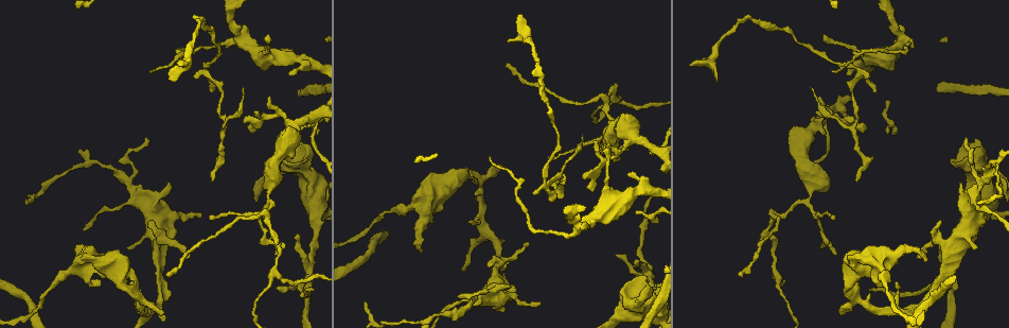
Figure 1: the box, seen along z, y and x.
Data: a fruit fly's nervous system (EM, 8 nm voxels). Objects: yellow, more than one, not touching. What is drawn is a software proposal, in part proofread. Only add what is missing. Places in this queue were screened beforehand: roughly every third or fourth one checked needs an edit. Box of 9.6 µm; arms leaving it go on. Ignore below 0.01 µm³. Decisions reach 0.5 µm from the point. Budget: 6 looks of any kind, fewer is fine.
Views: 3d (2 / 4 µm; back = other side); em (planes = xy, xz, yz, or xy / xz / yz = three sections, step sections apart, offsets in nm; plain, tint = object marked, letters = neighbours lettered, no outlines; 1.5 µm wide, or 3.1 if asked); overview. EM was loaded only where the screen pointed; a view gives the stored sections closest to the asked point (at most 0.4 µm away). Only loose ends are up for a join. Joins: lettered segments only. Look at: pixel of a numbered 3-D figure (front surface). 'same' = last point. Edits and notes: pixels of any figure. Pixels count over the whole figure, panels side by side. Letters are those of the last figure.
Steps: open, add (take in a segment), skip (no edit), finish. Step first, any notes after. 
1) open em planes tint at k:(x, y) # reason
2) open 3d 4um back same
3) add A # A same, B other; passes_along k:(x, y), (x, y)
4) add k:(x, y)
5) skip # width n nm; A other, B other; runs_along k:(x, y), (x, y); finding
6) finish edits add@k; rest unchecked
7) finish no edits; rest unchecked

open em yz step 8 letters at 1:(976, 248) # tapers out

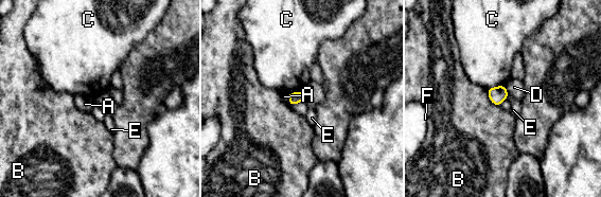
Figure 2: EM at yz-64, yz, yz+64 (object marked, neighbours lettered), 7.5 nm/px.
open em planes letters same # cut it another way

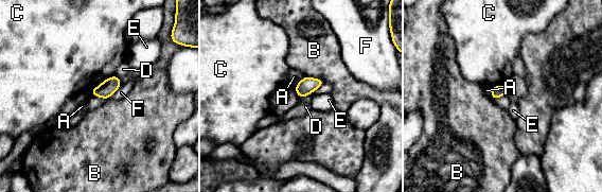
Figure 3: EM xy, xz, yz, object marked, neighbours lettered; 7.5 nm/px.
skip # A other, B other, C other, D other, E other, F other; border 3:(121, 86), (106, 99), (92, 96); no lettered segment goes on from it

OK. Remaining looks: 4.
open 3d 2um at 1:(868, 77) # an open end

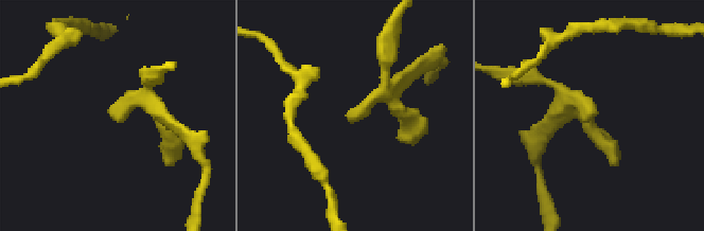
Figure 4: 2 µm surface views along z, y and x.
open em xz step 8 tint at 4:(595, 116)

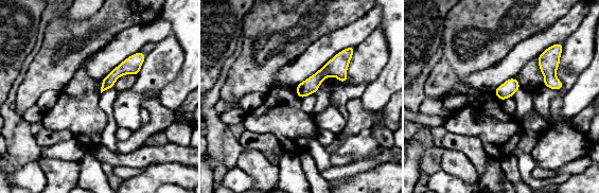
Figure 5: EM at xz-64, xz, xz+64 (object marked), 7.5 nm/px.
open em planes letters same # another direction

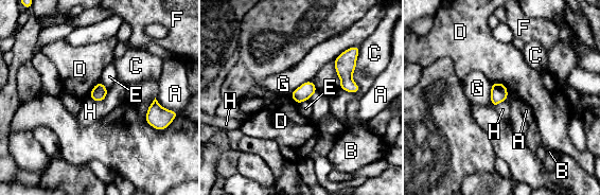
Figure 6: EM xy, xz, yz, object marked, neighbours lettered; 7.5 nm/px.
skip # width 120 nm; A other, B other, C other, D other, E other, F other, G other, H other; border 6:(109, 90), (101, 101), (88, 96); no lettered segment goes on from it

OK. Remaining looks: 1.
finish no edits; rest unchecked

